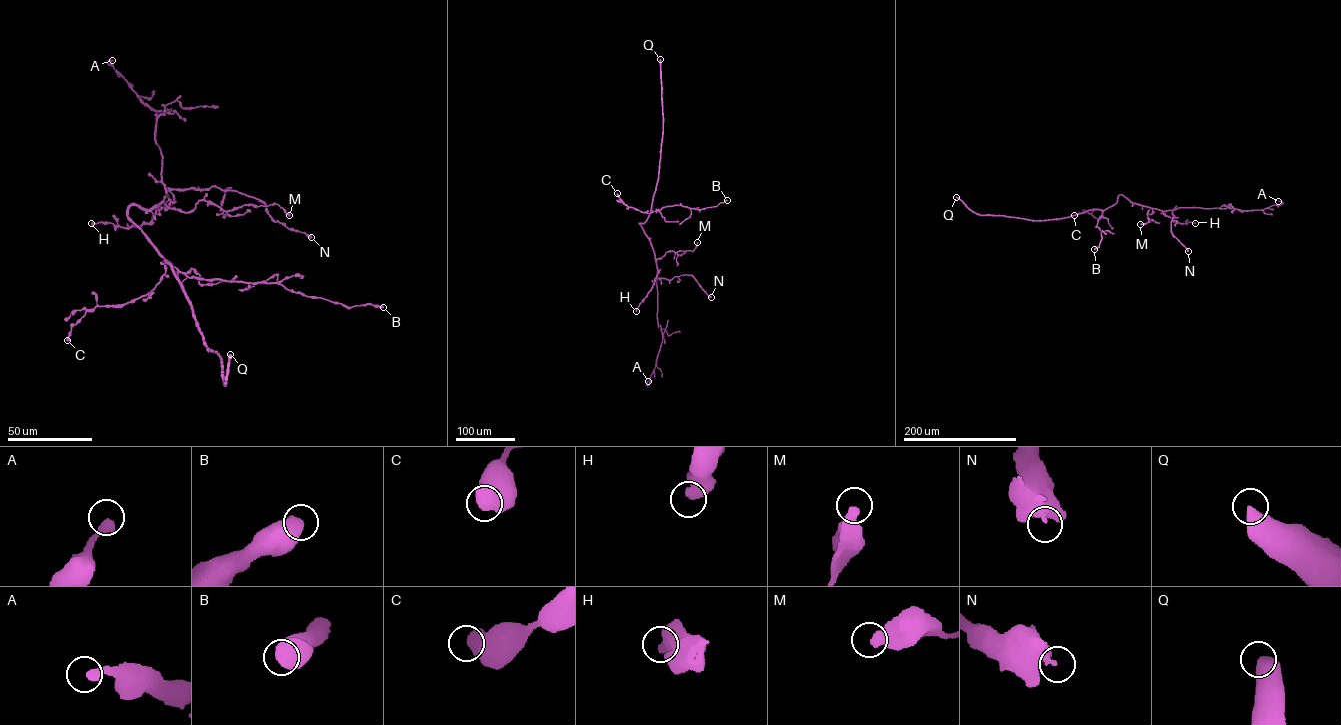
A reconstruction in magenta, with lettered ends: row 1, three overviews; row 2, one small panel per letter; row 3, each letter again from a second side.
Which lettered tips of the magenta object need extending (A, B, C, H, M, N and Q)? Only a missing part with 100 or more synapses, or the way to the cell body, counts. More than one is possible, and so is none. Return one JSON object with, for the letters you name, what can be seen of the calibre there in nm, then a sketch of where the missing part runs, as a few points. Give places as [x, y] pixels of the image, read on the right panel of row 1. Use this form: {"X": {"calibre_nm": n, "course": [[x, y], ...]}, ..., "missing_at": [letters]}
{"Q": {"calibre_nm": 550}, "missing_at": ["Q"]}

